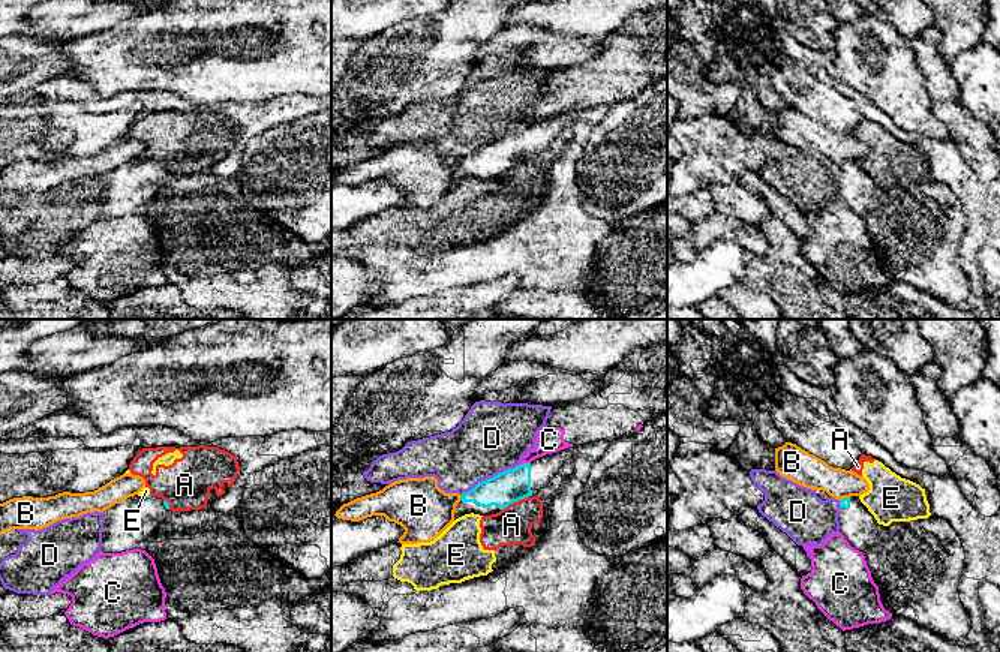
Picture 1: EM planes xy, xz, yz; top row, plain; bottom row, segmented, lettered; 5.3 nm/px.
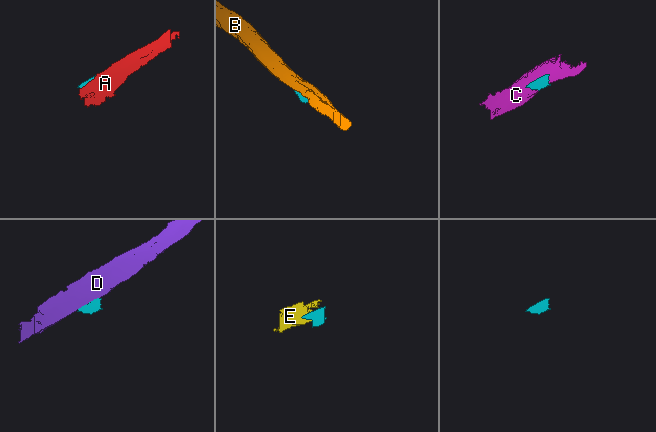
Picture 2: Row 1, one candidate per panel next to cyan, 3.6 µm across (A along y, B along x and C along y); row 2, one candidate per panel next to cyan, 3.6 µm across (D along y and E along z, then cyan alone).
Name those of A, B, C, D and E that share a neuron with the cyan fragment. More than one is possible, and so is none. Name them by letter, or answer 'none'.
none

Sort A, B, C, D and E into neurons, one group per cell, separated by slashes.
A E / B / C / D

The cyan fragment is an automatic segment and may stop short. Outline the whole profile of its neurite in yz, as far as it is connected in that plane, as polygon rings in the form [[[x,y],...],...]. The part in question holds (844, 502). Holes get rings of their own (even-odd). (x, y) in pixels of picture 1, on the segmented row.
[[[850,496],[840,501],[840,532],[859,552],[871,547],[879,534],[879,523],[859,496]]]

